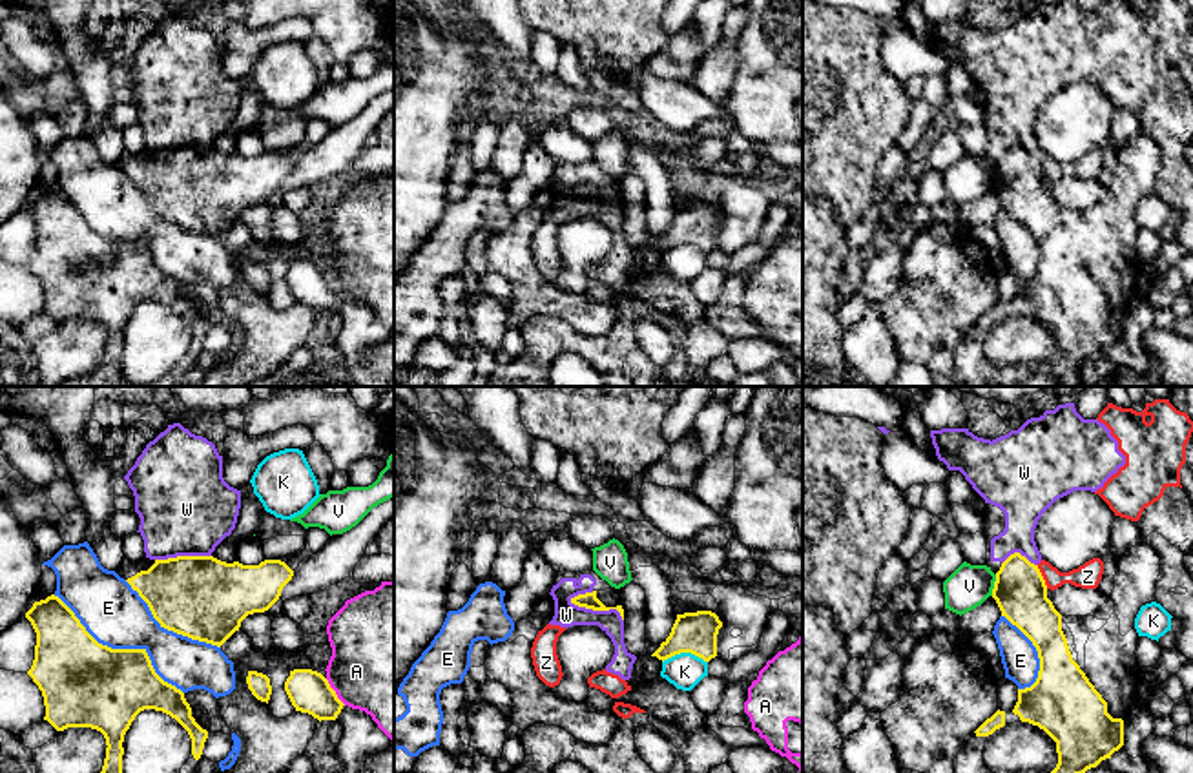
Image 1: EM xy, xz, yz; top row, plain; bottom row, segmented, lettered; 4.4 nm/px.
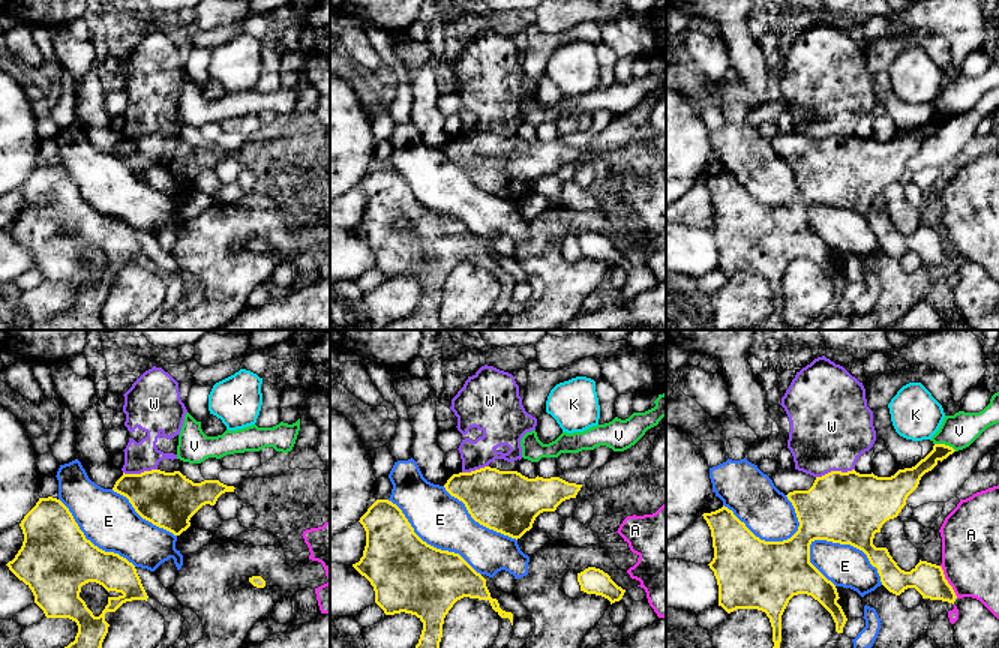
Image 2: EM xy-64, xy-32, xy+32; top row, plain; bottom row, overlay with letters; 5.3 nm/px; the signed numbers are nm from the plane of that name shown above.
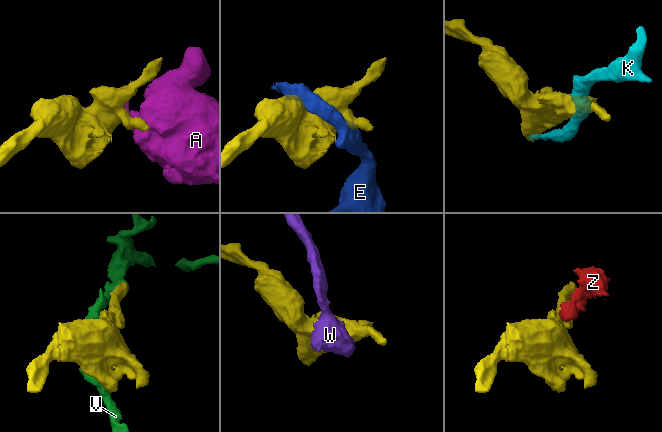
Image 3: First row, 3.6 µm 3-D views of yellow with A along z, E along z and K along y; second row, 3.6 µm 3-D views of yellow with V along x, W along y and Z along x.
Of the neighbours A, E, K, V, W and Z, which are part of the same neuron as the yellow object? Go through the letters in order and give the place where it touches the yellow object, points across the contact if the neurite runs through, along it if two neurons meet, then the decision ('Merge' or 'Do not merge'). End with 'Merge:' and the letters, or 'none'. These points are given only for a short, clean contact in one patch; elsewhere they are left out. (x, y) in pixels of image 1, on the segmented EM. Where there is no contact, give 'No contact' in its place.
A: Touches yellow at xy (334, 691). Boundary: xy (325, 679), (345, 704). Do not merge
E: Touches yellow at xy (121, 649). Do not merge
K: Touches yellow at xz (684, 651). Do not merge
V: Touches yellow at yz (995, 586). Do not merge
W: Touches yellow at xz (599, 609). Boundary: xz (570, 598), (579, 606), (593, 609), (615, 609), (622, 620). Do not merge
Z: Touches yellow at yz (1042, 577). Boundary: yz (1037, 566), (1047, 587). Do not merge
Merge: none

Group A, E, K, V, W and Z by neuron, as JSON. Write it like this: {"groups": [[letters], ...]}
{"groups": [["A"], ["E"], ["K"], ["V"], ["W", "Z"]]}

